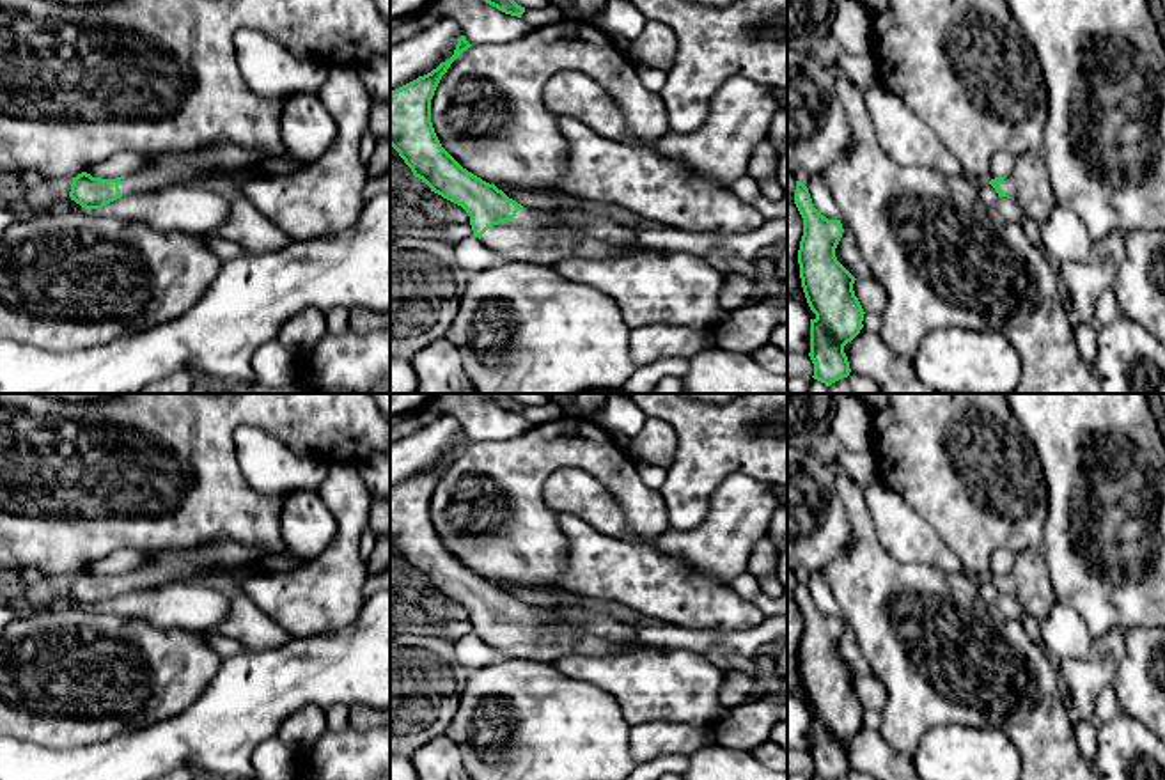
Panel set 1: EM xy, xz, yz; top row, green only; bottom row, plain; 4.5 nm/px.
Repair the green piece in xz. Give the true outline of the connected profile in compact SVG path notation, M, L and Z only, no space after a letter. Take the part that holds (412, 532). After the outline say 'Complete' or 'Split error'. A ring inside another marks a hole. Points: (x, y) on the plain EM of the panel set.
M461 433L457 436L454 452L449 457L442 459L431 470L418 473L417 477L395 488L390 488L390 542L411 566L413 573L422 576L431 589L461 603L470 613L473 633L505 658L528 658L555 663L557 659L571 654L608 656L628 651L658 651L660 647L647 645L640 640L638 624L635 635L622 642L614 642L575 626L560 628L560 606L541 608L537 604L523 604L495 581L489 581L463 566L442 544L431 519L431 496L450 461L470 443L472 441L466 438L466 434Z. Split error

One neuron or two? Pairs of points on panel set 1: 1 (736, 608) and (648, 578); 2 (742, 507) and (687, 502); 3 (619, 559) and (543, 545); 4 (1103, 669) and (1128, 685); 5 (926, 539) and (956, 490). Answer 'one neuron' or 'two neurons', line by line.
1: one neuron
2: two neurons
3: two neurons
4: two neurons
5: two neurons

